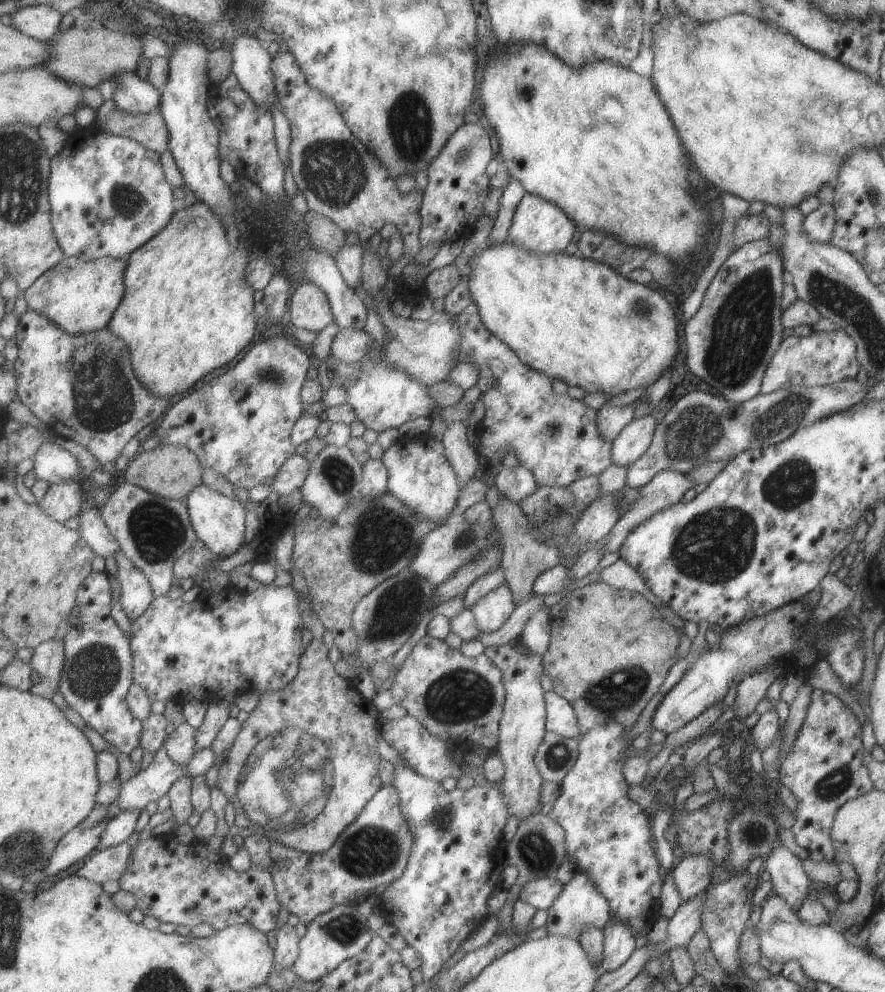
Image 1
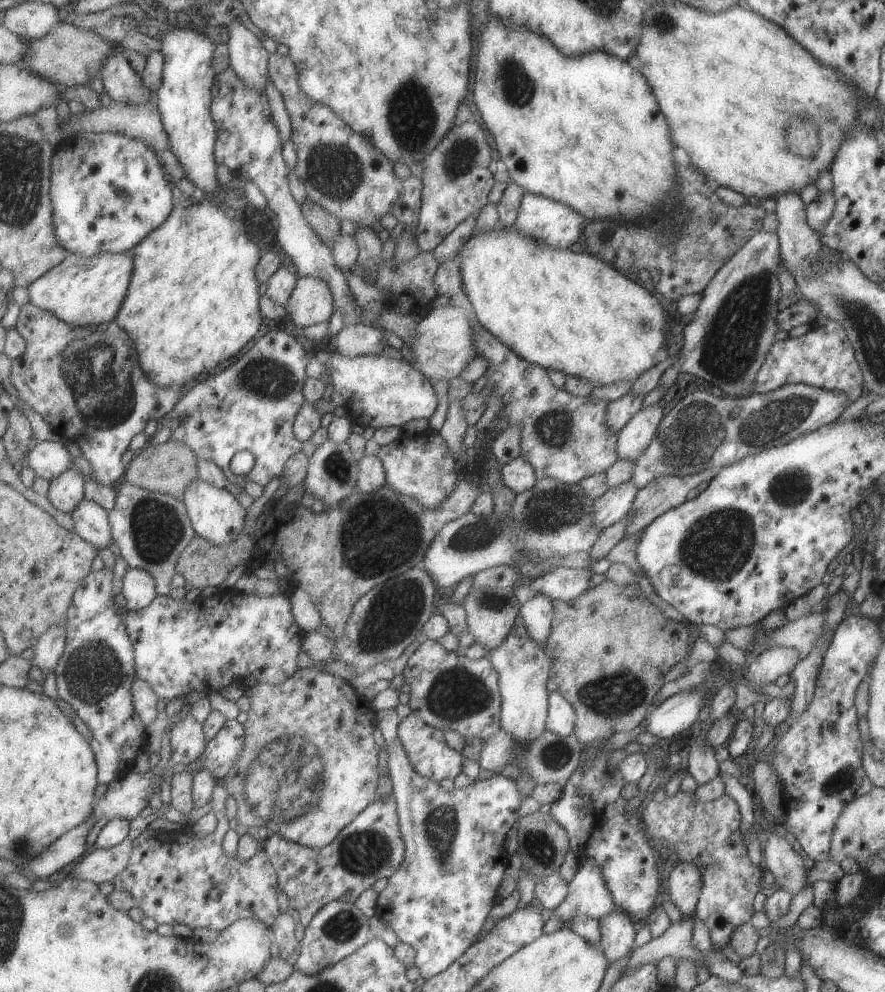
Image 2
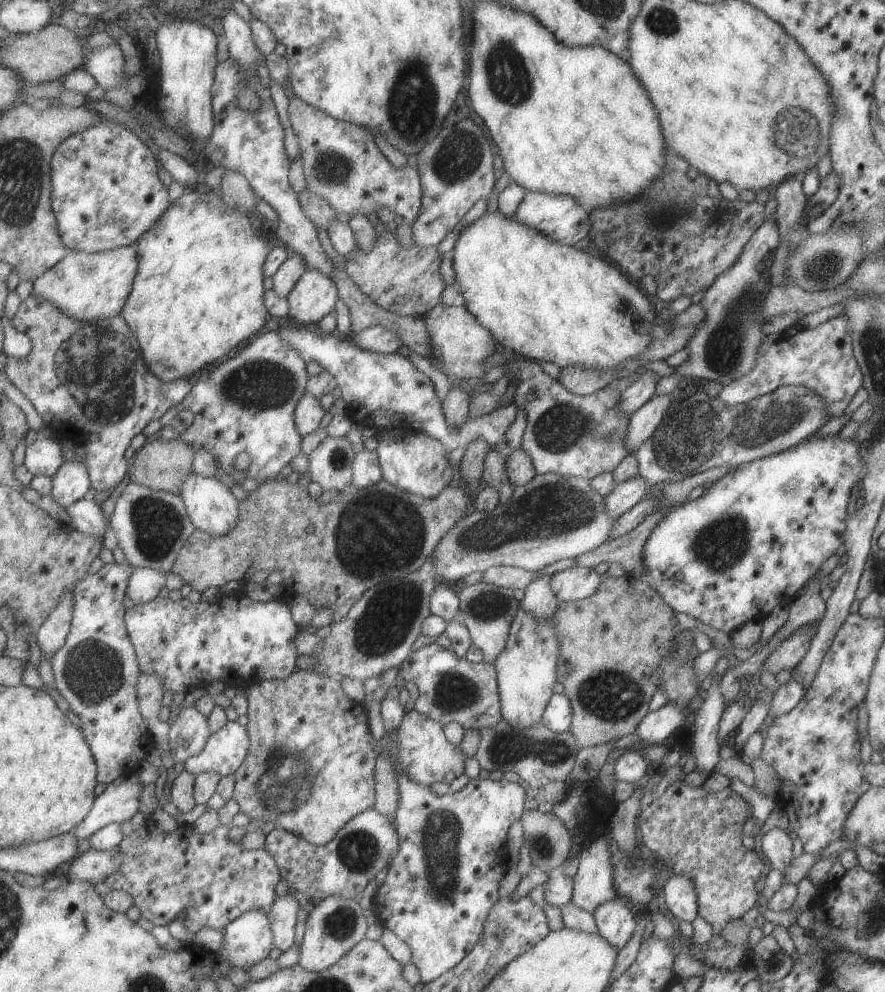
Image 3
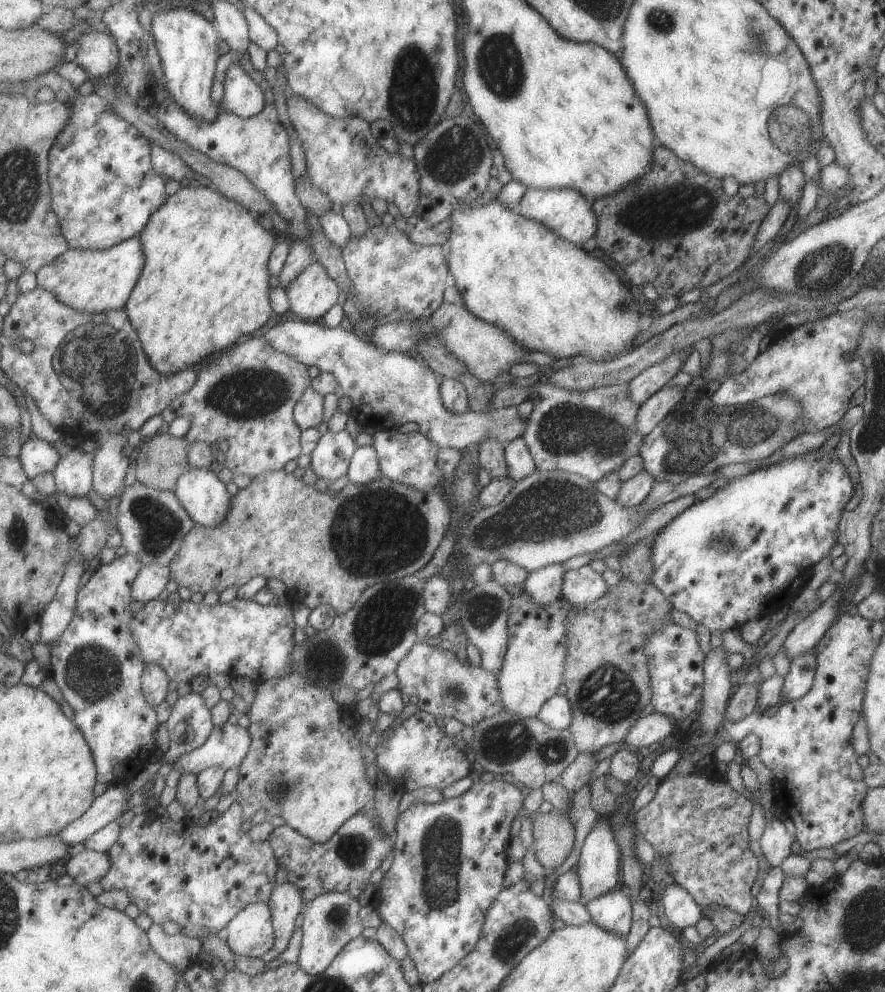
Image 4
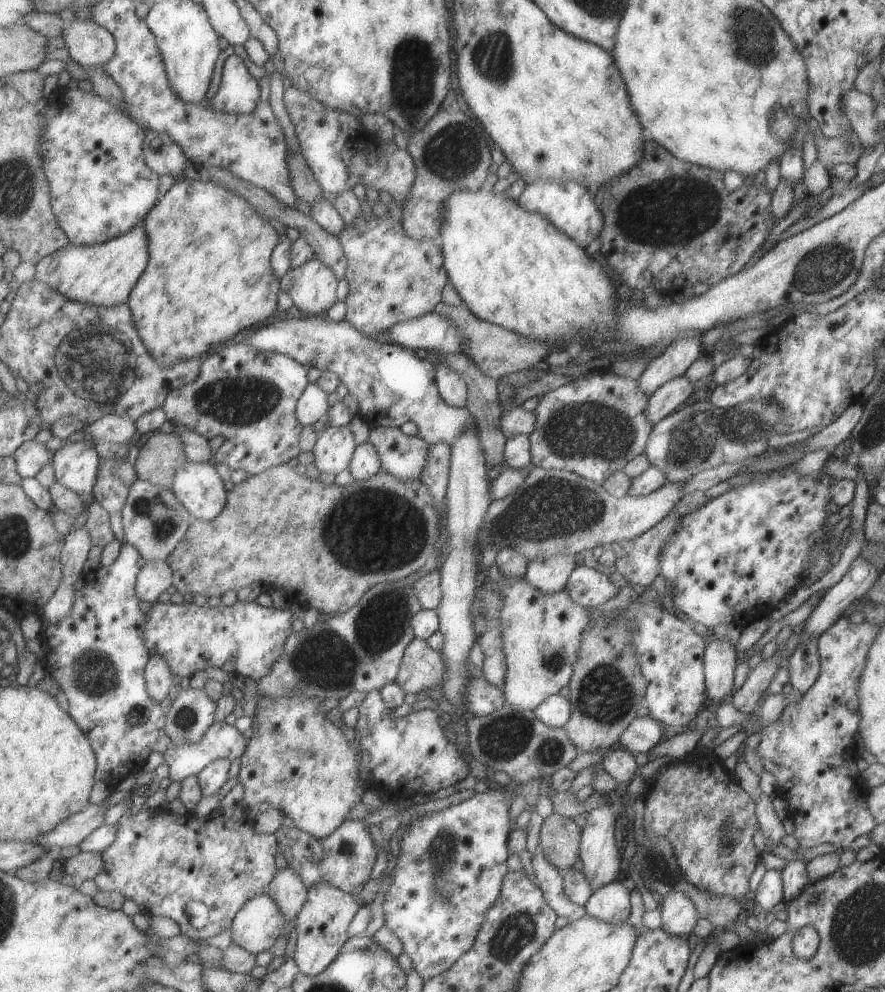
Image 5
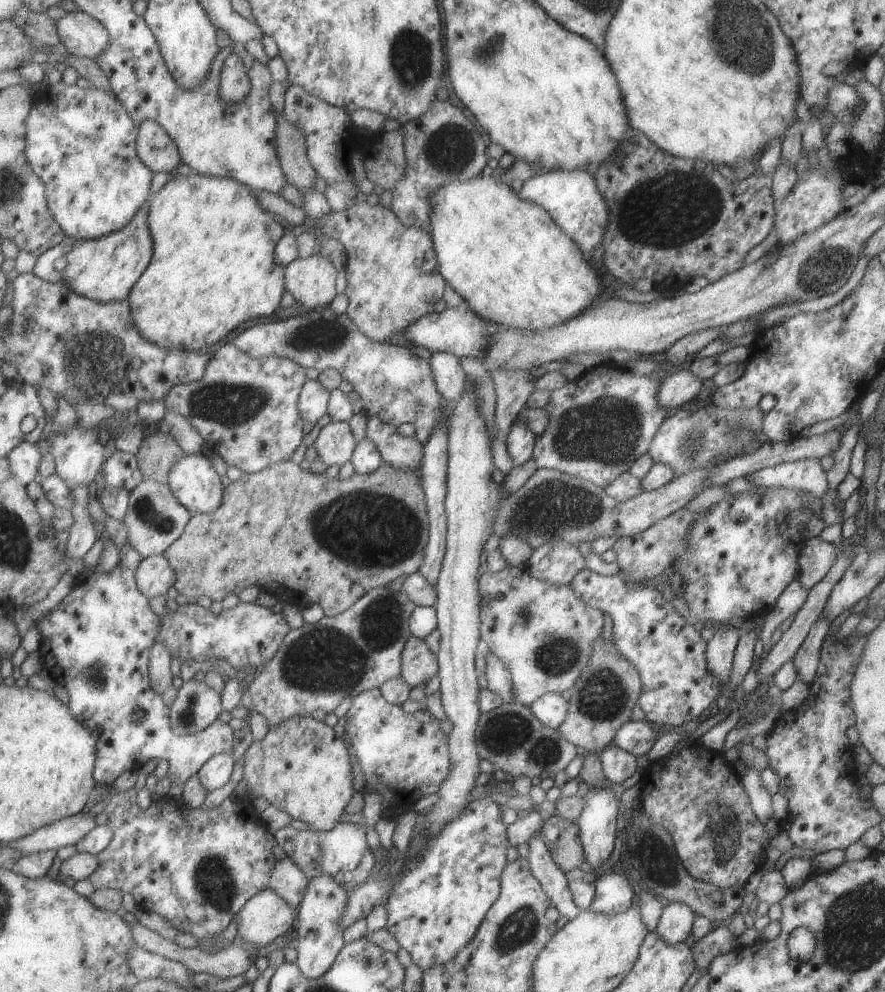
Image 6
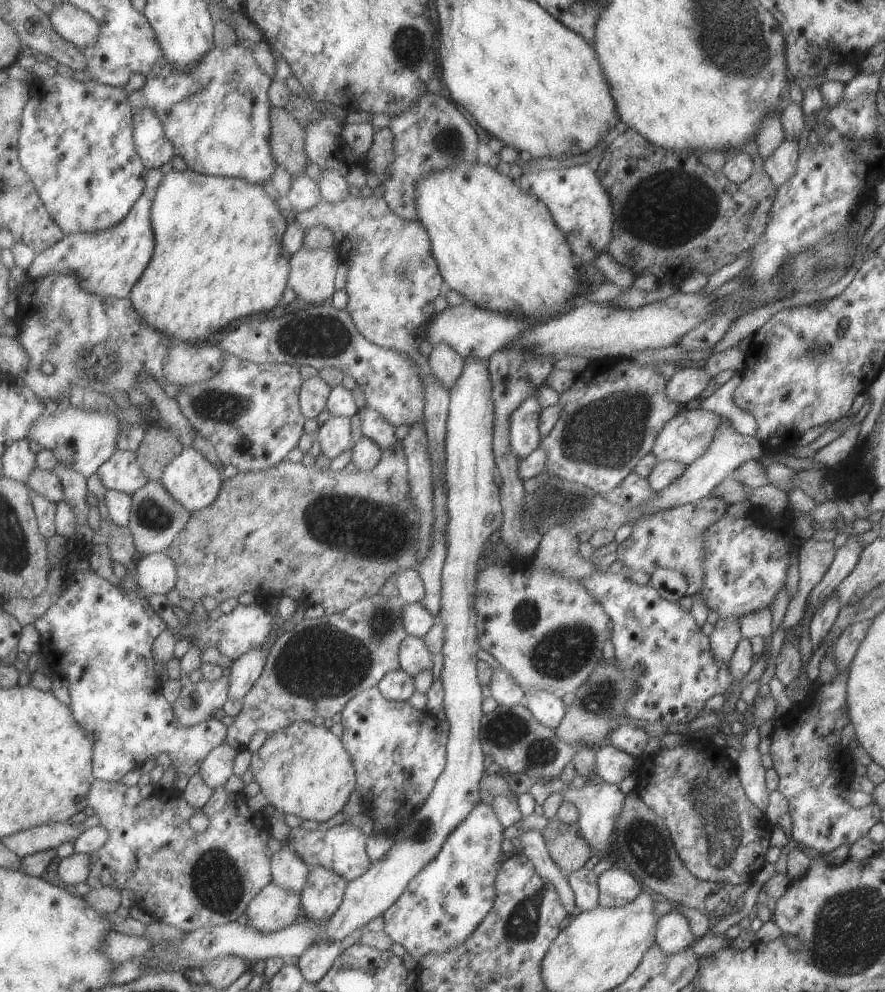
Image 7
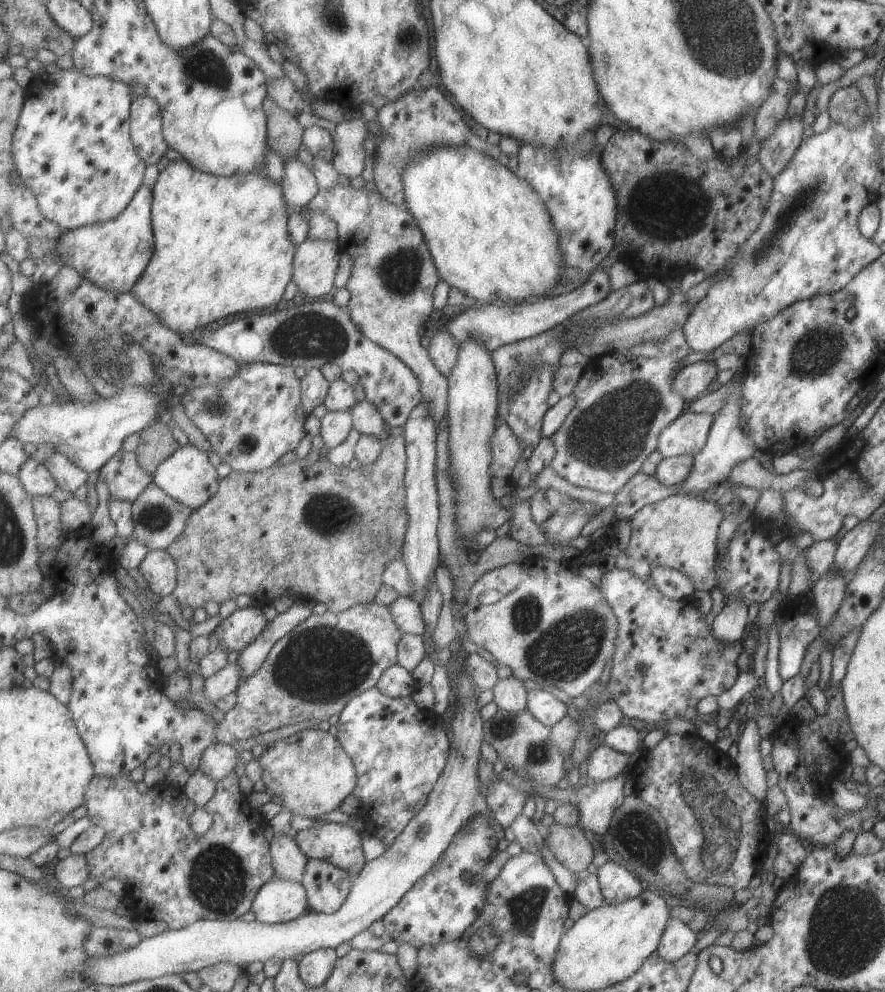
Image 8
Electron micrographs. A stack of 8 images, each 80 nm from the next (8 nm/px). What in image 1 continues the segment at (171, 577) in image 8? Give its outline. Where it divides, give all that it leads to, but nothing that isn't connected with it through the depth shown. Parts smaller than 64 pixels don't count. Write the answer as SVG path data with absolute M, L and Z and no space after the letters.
M123 552L113 556L116 562L116 578L121 582L120 604L132 622L143 616L156 599L148 576Z

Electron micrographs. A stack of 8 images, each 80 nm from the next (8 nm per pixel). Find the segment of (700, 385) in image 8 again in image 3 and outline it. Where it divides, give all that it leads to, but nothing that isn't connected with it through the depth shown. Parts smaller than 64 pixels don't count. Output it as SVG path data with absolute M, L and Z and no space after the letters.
M668 394L653 395L628 418L622 438L626 450L634 454L640 444L647 440L654 428L663 420L669 406Z

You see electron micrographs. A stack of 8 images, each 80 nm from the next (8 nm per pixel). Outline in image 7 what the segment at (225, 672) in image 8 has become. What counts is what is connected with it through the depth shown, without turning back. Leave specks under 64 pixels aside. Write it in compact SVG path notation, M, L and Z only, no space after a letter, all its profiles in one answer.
M183 674L180 678L183 686L178 699L173 703L175 716L183 726L195 726L213 718L215 712L222 710L229 697L229 674L219 678L216 682L201 679L193 682Z

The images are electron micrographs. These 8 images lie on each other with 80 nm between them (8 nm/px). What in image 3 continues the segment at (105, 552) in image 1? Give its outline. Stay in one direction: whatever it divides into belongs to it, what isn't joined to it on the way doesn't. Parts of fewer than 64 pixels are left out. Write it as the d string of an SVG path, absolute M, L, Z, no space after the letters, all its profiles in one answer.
M89 495L67 508L73 528L83 534L103 539L105 532L109 530L110 520L105 516L105 510L101 503L92 499Z

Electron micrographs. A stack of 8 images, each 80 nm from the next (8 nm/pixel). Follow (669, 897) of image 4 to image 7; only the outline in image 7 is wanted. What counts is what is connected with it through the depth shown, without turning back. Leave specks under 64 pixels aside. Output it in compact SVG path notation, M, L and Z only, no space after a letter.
M671 910L657 920L655 942L663 954L677 954L693 944L695 936L681 912Z

